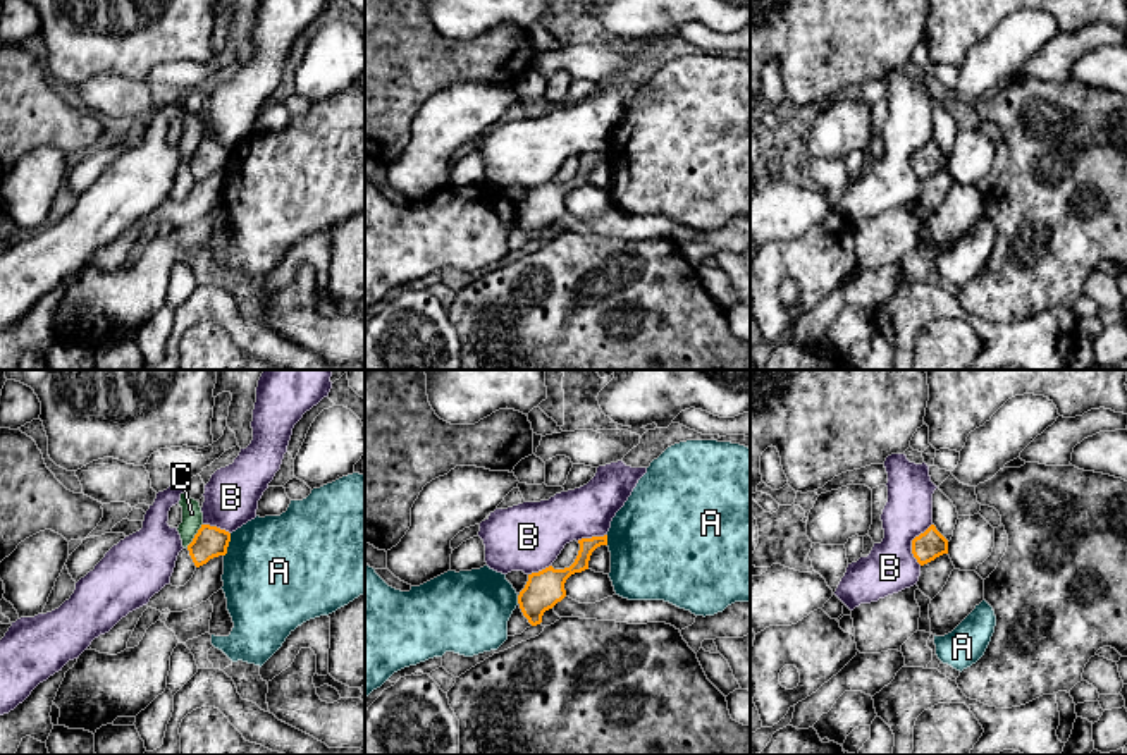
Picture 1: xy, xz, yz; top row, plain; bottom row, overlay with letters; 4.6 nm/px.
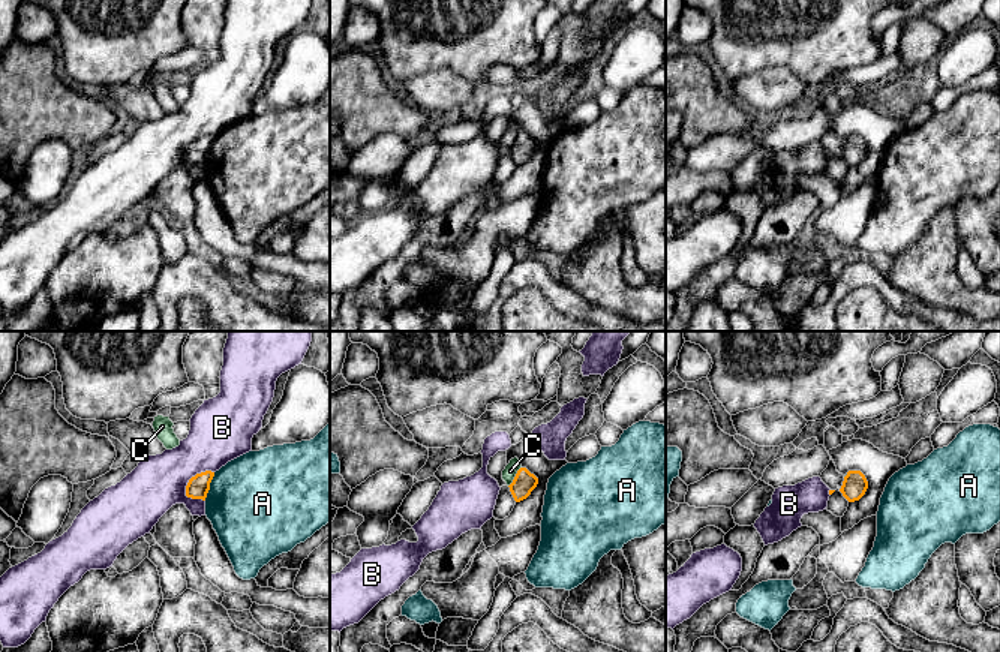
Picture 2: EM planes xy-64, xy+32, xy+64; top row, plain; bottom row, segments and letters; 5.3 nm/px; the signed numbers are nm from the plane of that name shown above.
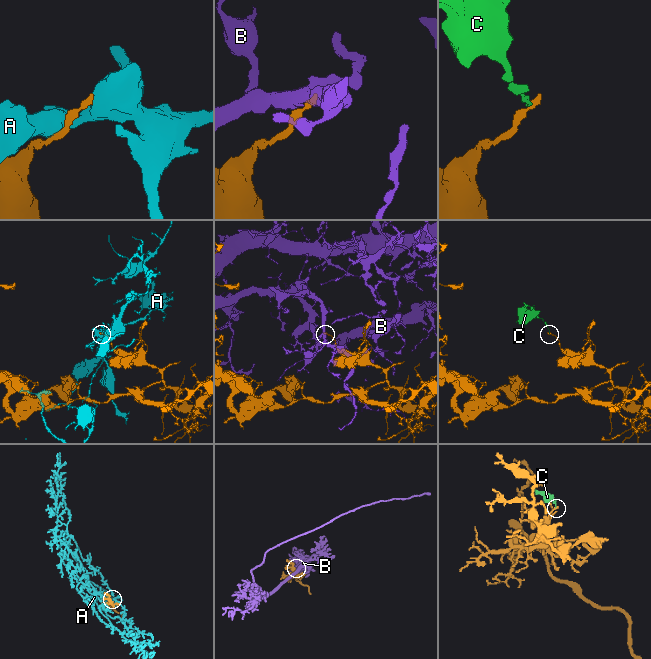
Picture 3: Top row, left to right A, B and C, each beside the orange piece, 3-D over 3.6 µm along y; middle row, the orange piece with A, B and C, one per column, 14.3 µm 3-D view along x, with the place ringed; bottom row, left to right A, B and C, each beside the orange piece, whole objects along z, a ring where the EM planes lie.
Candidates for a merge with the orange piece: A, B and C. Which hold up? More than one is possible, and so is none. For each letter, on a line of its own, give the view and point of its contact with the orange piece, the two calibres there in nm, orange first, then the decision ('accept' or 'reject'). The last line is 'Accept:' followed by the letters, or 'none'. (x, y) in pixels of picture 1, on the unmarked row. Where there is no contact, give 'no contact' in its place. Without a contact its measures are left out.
A: meets orange in xy at (227, 160); 150 nm thick on the orange side, 480 nm on the other; reject
B: meets orange in yz at (912, 159); 140 nm thick on the orange side, 240 nm on the other; reject
C: meets orange in xy at (195, 150); 150 nm thick on the orange side, 100 nm on the other; reject
Accept: none

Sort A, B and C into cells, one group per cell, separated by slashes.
A / B / C

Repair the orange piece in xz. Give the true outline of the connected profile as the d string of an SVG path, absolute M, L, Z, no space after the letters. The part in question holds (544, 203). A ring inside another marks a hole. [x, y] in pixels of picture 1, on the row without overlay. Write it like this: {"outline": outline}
{"outline": "M607 150L582 153L578 158L578 170L570 182L554 184L549 181L539 187L528 189L528 196L518 210L518 218L532 241L540 239L544 227L566 212L566 194L575 187L588 184L592 167L600 160L607 160Z"}

